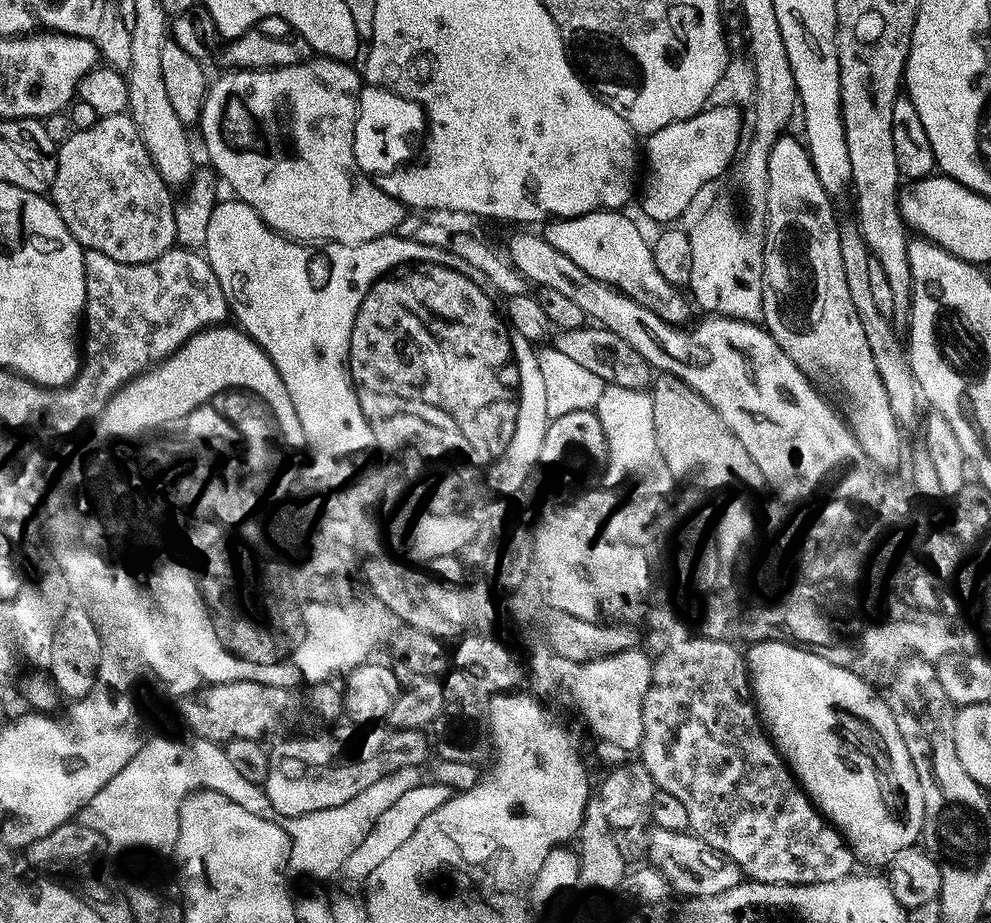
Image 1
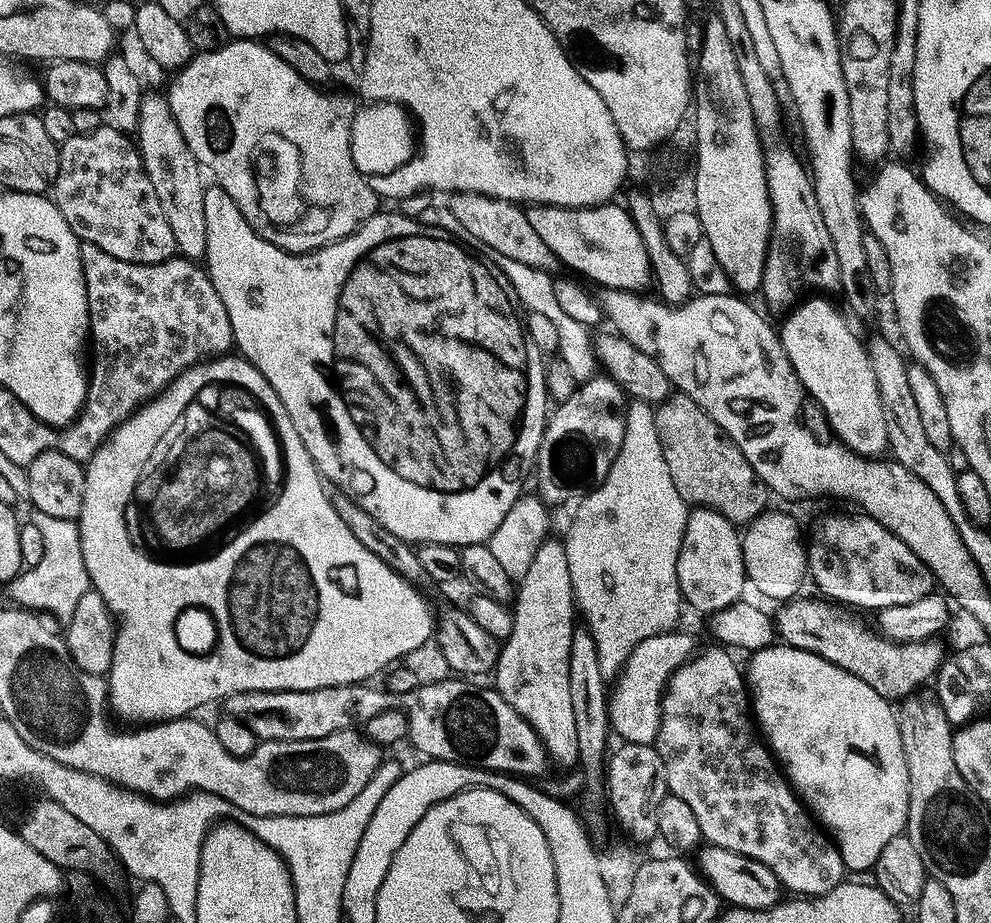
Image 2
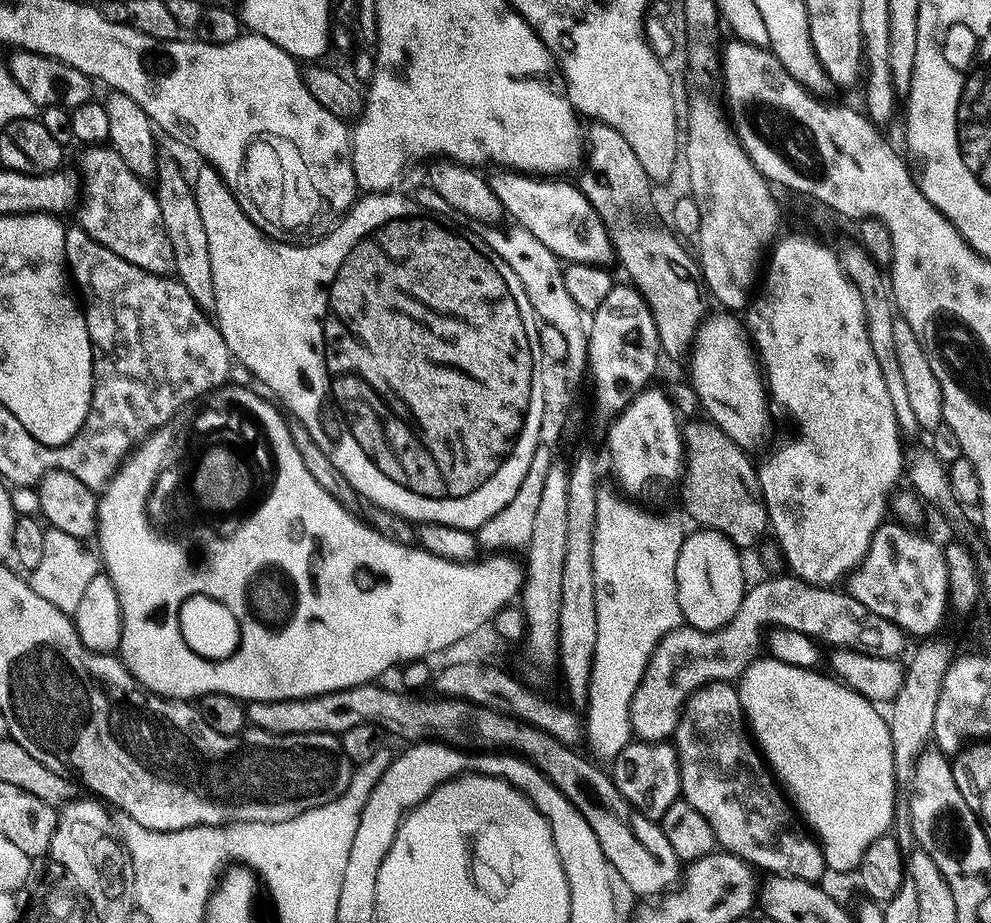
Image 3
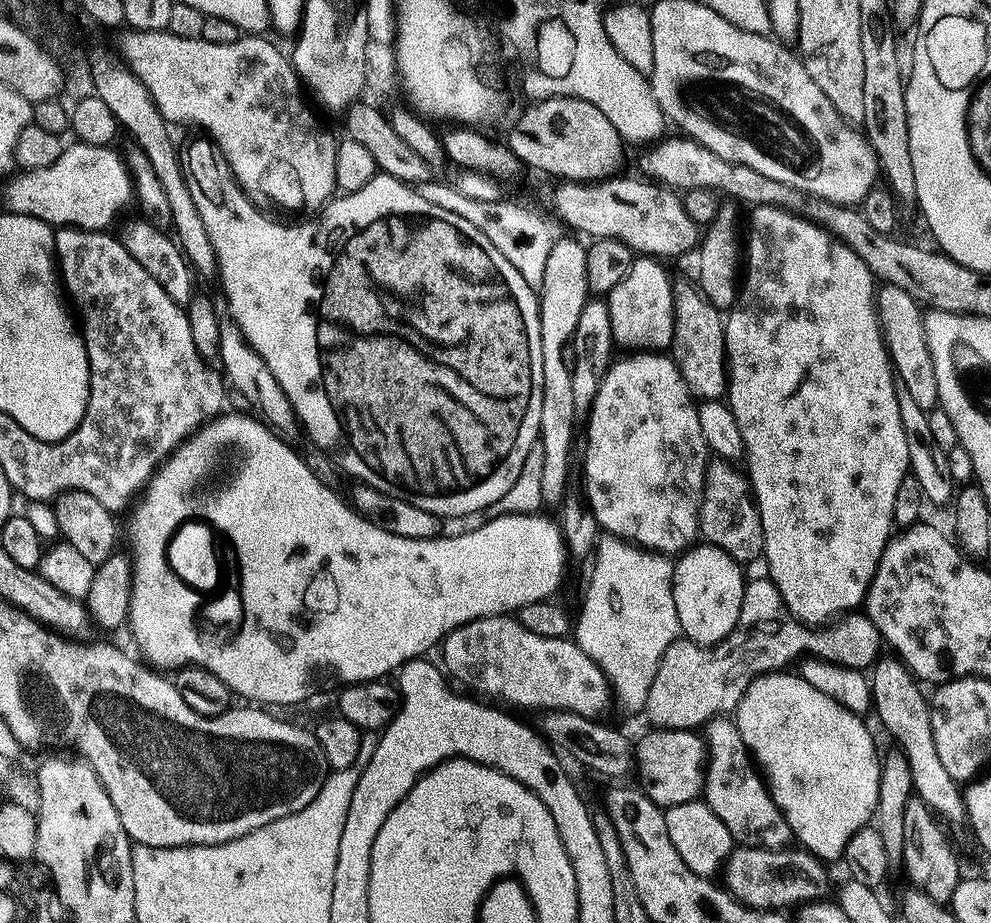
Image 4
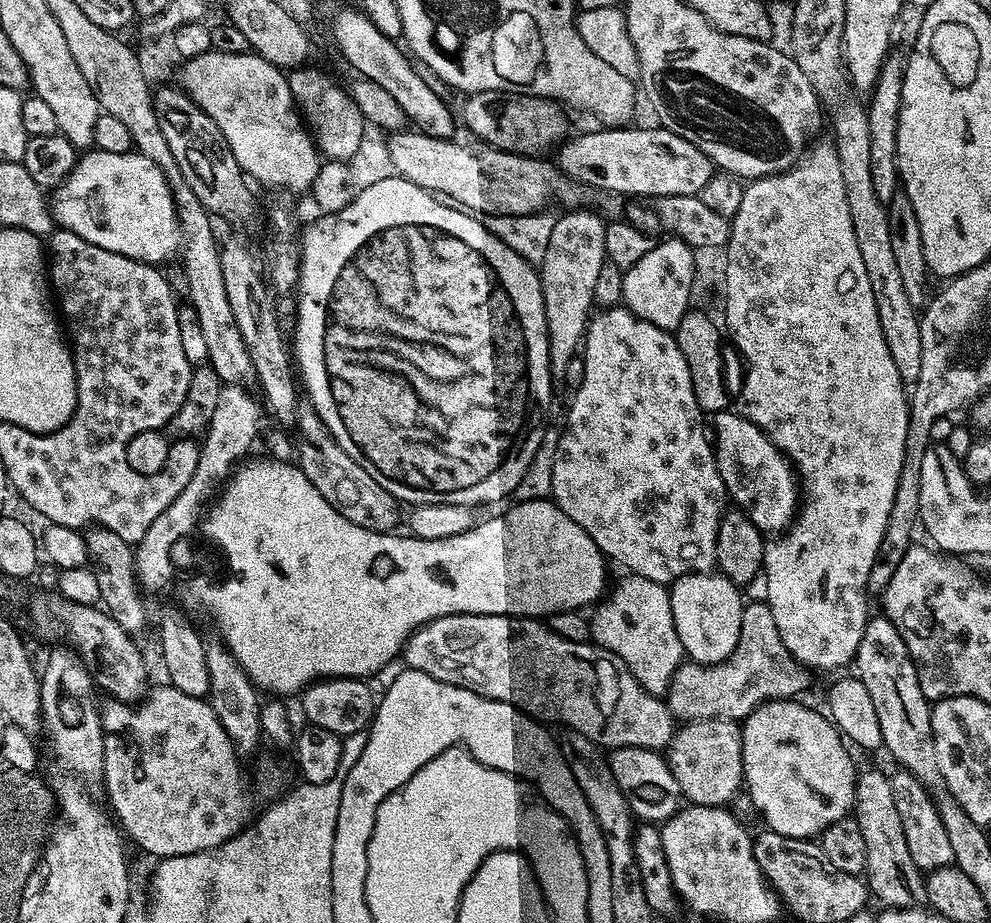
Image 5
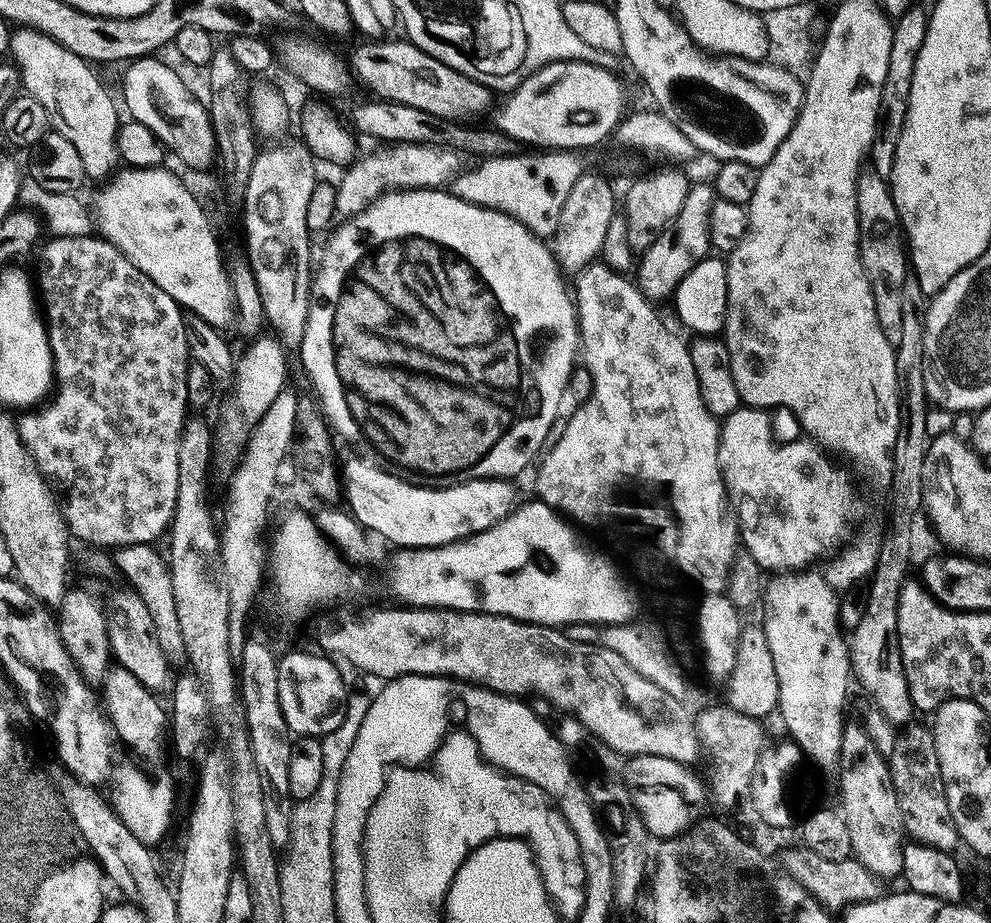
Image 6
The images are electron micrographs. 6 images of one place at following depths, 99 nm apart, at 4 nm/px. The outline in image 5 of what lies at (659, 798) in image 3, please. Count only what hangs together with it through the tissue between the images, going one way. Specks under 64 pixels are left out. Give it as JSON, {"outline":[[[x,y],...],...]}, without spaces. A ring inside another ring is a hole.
{"outline":[[[693,720],[677,731],[666,749],[670,770],[681,787],[683,799],[692,806],[728,808],[745,787],[744,734],[735,720]]]}

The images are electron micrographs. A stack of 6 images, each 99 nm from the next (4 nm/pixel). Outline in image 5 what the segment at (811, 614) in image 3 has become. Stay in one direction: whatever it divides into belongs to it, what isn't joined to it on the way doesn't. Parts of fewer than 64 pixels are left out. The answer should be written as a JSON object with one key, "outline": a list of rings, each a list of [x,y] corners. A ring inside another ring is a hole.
{"outline":[[[749,603],[744,610],[742,638],[724,664],[694,664],[685,662],[674,674],[672,685],[666,697],[668,708],[680,722],[693,720],[735,720],[743,722],[754,715],[764,704],[771,700],[791,700],[799,697],[799,692],[808,688],[809,673],[786,650],[782,642],[782,634],[778,634],[778,626],[774,622],[774,614],[768,609],[767,603]]]}

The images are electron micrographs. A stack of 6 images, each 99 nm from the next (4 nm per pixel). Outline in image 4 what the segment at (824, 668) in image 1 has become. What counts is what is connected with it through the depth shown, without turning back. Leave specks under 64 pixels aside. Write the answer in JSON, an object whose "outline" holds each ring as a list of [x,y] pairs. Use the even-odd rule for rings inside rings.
{"outline":[[[787,671],[759,676],[746,698],[742,698],[734,719],[793,837],[798,844],[800,840],[799,847],[825,862],[843,861],[850,838],[873,823],[880,797],[882,760],[876,757],[876,740],[865,721],[838,706],[832,698],[826,698],[826,694],[818,694],[800,675]]]}

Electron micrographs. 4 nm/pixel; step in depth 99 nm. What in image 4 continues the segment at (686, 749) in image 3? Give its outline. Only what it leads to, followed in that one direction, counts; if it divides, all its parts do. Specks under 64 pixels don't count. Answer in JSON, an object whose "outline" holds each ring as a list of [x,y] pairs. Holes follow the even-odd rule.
{"outline":[[[735,719],[713,720],[706,728],[708,762],[704,778],[703,799],[726,822],[733,841],[749,848],[787,849],[794,837],[780,807],[774,802],[768,785],[748,751],[746,742],[738,730]]]}

